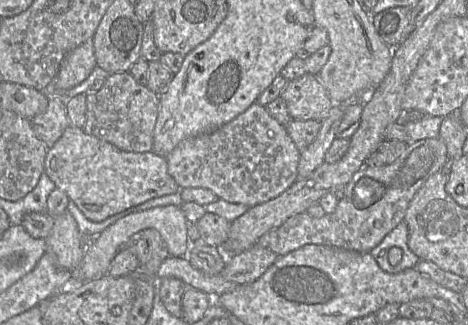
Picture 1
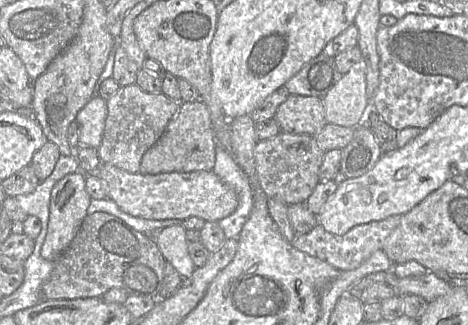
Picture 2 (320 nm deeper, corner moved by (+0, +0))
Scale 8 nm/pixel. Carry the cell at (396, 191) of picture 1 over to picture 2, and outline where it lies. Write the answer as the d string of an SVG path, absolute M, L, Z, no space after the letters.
M392 215L379 221L360 224L342 235L332 234L318 224L310 232L296 235L291 241L291 245L302 252L327 262L339 271L354 270L366 261L372 253L382 248L385 239L399 225L401 216Z

